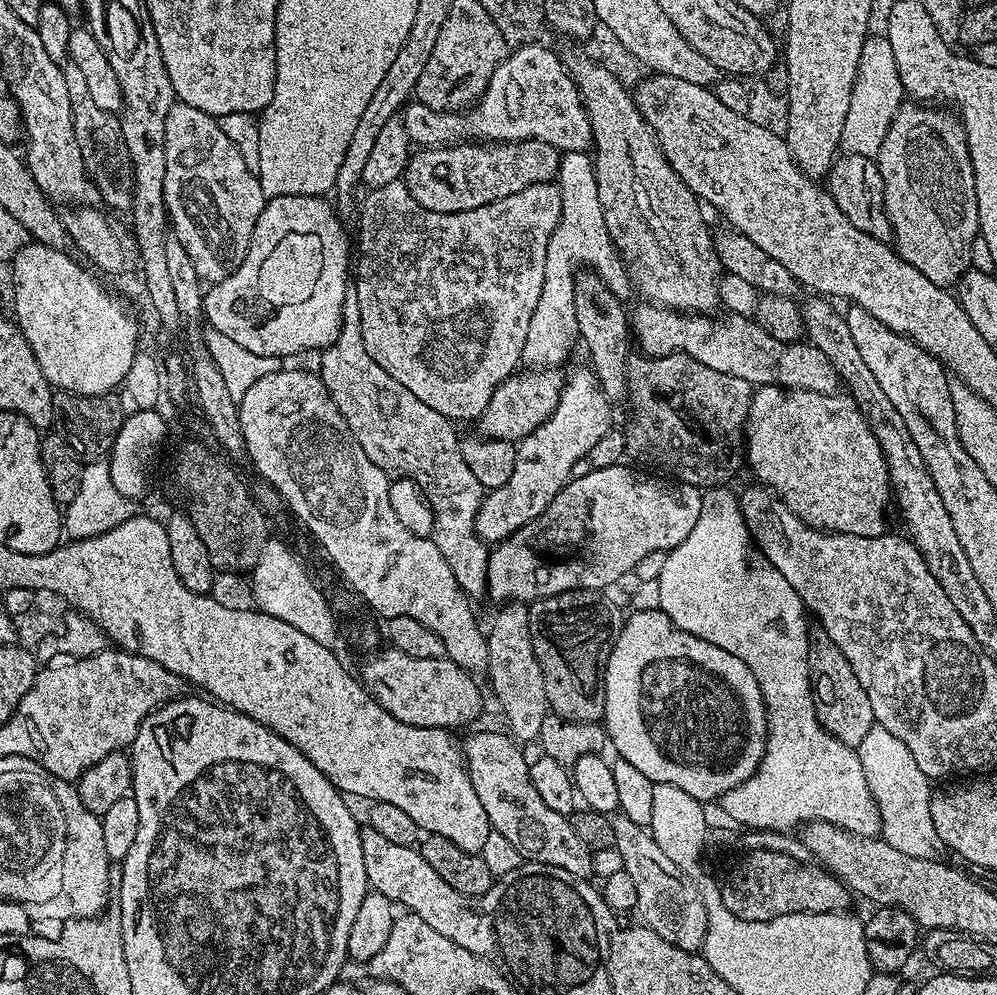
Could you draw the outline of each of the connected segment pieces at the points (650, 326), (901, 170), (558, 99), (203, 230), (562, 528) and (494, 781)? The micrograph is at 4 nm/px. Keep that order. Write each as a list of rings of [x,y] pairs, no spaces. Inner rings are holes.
[[[651,302],[641,305],[637,312],[631,313],[630,332],[635,343],[636,340],[640,343],[639,351],[645,356],[685,352],[702,362],[702,366],[710,366],[710,370],[731,374],[733,378],[746,378],[753,386],[773,384],[779,388],[801,388],[825,394],[837,391],[838,377],[830,358],[810,343],[778,342],[778,338],[770,338],[755,319],[746,316],[729,315],[727,324],[724,320],[715,320],[717,317],[712,314],[676,312]]]
[[[904,102],[894,114],[875,161],[882,174],[884,205],[890,218],[892,240],[897,254],[910,262],[910,266],[918,270],[918,274],[926,274],[926,278],[930,278],[934,286],[951,289],[969,271],[972,243],[980,235],[978,190],[964,123],[955,111],[947,107]]]
[[[537,42],[513,47],[507,58],[498,66],[498,70],[494,70],[488,88],[480,95],[480,99],[467,110],[439,112],[430,110],[430,106],[417,99],[405,104],[402,119],[409,141],[416,146],[455,146],[465,142],[538,140],[550,142],[550,146],[559,148],[561,153],[588,152],[593,147],[592,127],[578,86],[565,70],[563,59],[542,45],[543,43]]]
[[[177,102],[173,104],[170,114],[166,114],[164,201],[171,231],[190,254],[201,281],[211,286],[230,278],[230,274],[242,266],[266,198],[262,194],[260,177],[250,170],[250,166],[246,166],[242,154],[238,154],[238,146],[234,146],[234,142],[222,134],[219,119],[202,110],[194,110],[194,106]]]
[[[619,463],[605,468],[593,468],[592,472],[584,475],[583,478],[569,479],[564,489],[554,498],[554,502],[550,502],[550,506],[546,506],[546,510],[542,514],[538,514],[538,518],[534,518],[534,522],[522,526],[517,532],[510,534],[505,540],[501,540],[499,544],[495,545],[488,557],[487,599],[504,600],[500,602],[531,602],[542,600],[546,596],[553,596],[559,592],[568,592],[571,588],[604,590],[607,589],[607,584],[622,579],[627,572],[628,575],[635,573],[638,562],[642,562],[642,558],[646,558],[646,554],[669,553],[674,546],[678,546],[678,542],[686,542],[686,534],[690,534],[690,530],[694,530],[694,522],[698,522],[698,514],[702,514],[701,489],[689,484],[681,484],[671,478],[661,478],[659,475],[649,474],[647,471],[637,470],[635,467],[632,467],[633,469],[624,467],[623,463]]]
[[[476,732],[462,740],[468,777],[474,786],[474,794],[478,794],[478,802],[482,802],[486,810],[486,818],[492,823],[493,833],[497,837],[500,835],[514,851],[521,852],[525,861],[558,866],[562,870],[570,870],[570,874],[575,876],[591,877],[592,852],[578,839],[578,834],[574,834],[571,819],[546,806],[531,780],[530,760],[524,757],[524,752],[520,749],[523,747],[511,735],[501,732]]]

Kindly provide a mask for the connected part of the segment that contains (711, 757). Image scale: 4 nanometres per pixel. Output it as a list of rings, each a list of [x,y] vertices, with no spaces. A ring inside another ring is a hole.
[[[659,608],[632,612],[620,627],[618,638],[614,642],[614,650],[610,650],[610,658],[604,675],[606,706],[603,723],[608,724],[608,736],[612,739],[613,746],[616,747],[615,755],[619,759],[630,762],[630,766],[642,770],[642,774],[646,774],[646,778],[650,778],[653,784],[678,786],[686,790],[686,794],[695,796],[701,802],[719,801],[720,796],[726,794],[729,788],[739,788],[741,784],[749,780],[758,770],[764,757],[768,741],[768,719],[762,690],[758,690],[755,682],[754,674],[750,674],[750,666],[746,666],[742,658],[734,658],[734,654],[722,650],[722,646],[714,646],[714,642],[706,642],[694,634],[686,634],[686,630],[674,626],[674,622],[670,622],[667,614],[661,612]]]

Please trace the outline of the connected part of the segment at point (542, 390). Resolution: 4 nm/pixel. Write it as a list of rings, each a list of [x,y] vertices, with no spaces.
[[[559,367],[537,368],[535,370],[520,370],[504,379],[494,390],[490,398],[490,406],[480,416],[479,431],[489,440],[511,440],[519,442],[538,430],[560,401],[564,389],[565,373],[560,373]]]

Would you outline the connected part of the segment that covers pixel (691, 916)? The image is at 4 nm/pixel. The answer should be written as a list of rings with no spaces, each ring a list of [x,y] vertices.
[[[619,814],[612,816],[612,825],[615,848],[618,854],[622,854],[624,872],[634,878],[634,886],[638,889],[636,912],[639,919],[650,930],[654,930],[658,938],[666,938],[670,946],[699,953],[704,947],[708,915],[695,884],[677,864],[666,858],[665,852],[659,848],[658,842],[654,842],[648,828],[639,828],[634,822],[630,822],[630,818]]]

